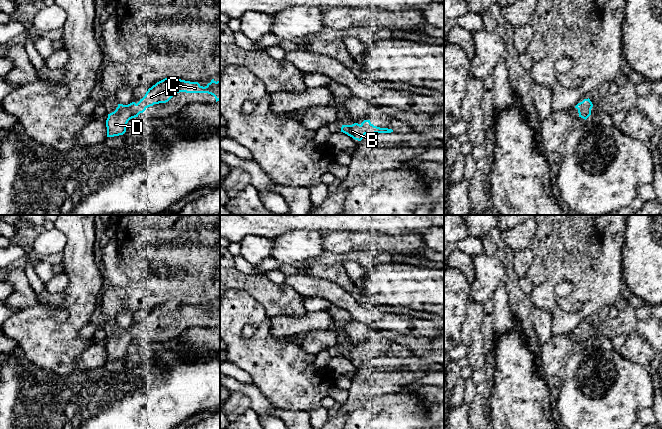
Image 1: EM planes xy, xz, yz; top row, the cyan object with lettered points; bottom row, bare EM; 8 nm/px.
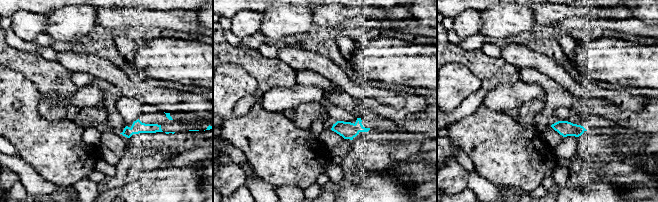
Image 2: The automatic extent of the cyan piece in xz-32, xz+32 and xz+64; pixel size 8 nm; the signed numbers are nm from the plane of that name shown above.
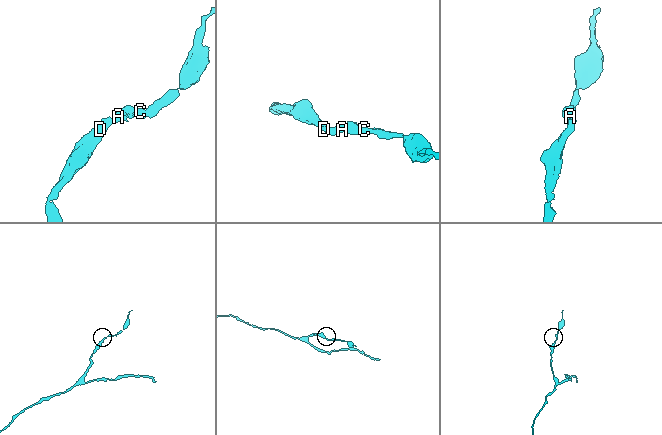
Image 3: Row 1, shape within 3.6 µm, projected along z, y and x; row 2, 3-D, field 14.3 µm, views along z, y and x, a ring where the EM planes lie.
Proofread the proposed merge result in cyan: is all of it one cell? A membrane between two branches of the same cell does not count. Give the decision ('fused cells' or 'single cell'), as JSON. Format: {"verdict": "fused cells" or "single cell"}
{"verdict": "single cell"}

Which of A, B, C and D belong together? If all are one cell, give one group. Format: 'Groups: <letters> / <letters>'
Groups: A B C D

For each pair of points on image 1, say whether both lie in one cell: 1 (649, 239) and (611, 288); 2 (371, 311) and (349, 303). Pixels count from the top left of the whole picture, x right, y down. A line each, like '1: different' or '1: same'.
1: different
2: same

